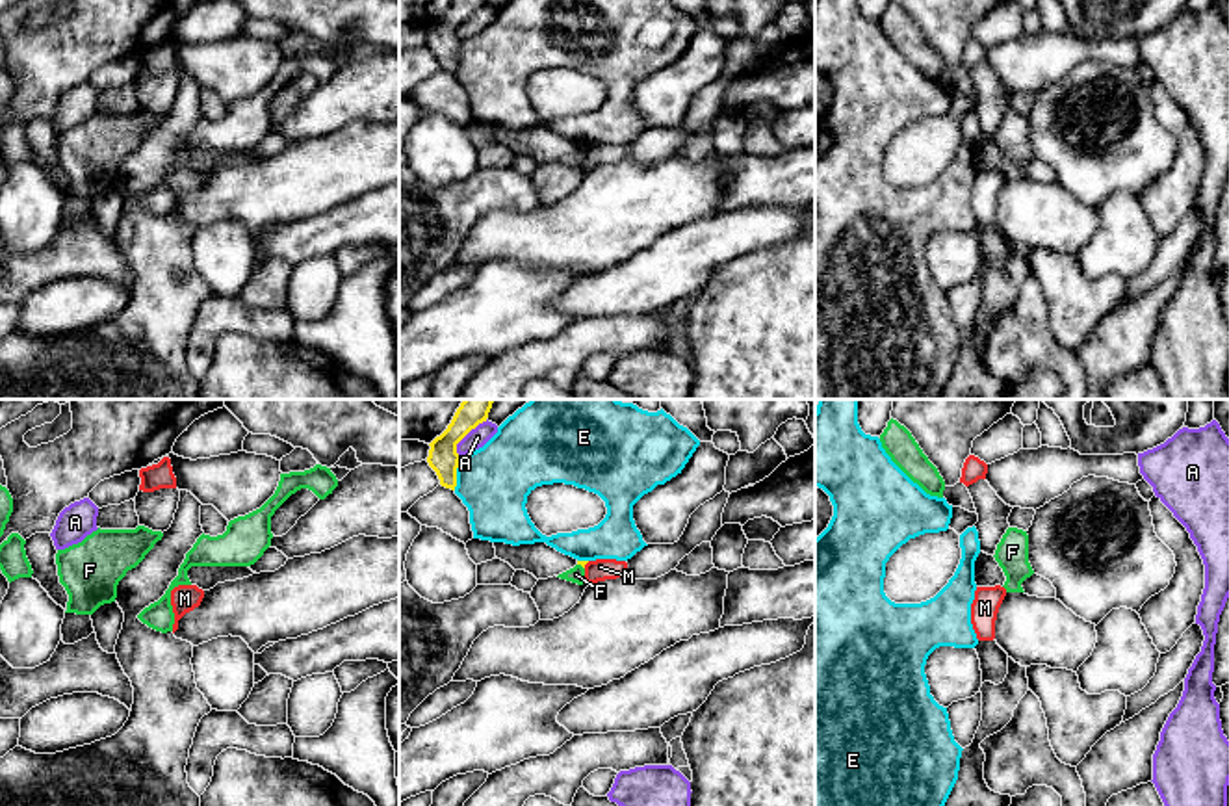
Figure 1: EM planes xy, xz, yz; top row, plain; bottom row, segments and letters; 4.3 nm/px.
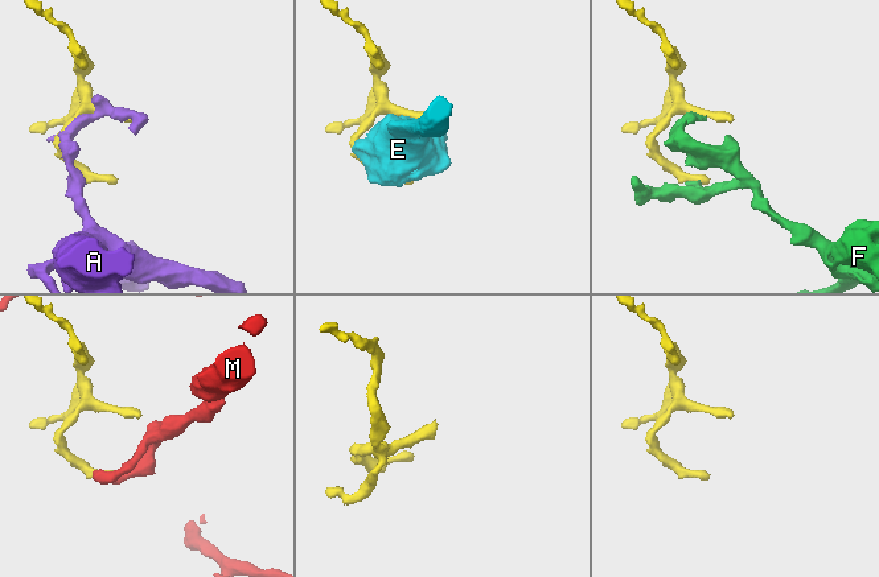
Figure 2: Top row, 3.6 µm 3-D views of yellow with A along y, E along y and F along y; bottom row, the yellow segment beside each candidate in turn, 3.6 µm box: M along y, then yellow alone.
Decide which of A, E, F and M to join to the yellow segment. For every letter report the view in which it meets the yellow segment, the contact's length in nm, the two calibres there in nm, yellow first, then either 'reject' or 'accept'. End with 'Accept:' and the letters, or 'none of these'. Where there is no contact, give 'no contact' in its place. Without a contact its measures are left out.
A: contact in xz; length 200 nm; calibres 130 and 90 nm; reject
E: contact in xz; length 160 nm; calibres 130 and 320 nm; reject
F: contact in xz; length 40 nm; calibres 20 and 70 nm; reject
M: contact in xz; length 40 nm; calibres 20 and 100 nm; reject
Accept: none of these

